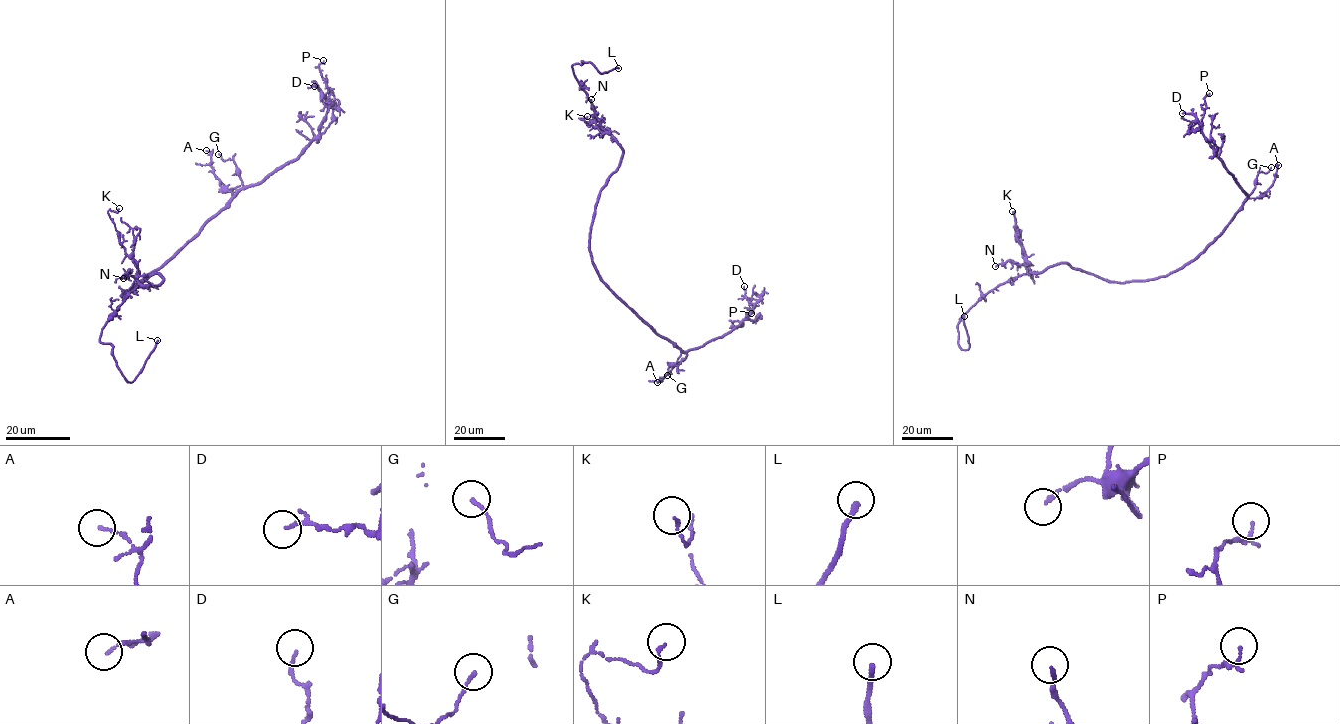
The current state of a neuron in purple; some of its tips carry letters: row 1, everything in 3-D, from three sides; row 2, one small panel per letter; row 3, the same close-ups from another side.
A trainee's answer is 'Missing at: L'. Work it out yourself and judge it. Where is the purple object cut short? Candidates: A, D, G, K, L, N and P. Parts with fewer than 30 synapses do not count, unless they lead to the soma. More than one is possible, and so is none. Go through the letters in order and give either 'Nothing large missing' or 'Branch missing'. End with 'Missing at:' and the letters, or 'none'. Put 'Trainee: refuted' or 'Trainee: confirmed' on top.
Trainee: confirmed
A: Nothing large missing
D: Nothing large missing
G: Nothing large missing
K: Nothing large missing
L: Branch missing
N: Nothing large missing
P: Nothing large missing
Missing at: L

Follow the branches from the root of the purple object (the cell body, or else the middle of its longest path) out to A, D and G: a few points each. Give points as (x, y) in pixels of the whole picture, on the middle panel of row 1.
A: (590, 249), (600, 278), (658, 334), (680, 350), (677, 360), (657, 382)
D: (590, 249), (600, 278), (658, 334), (683, 351), (727, 334), (747, 317), (754, 304), (744, 295), (744, 286)
G: (590, 249), (600, 278), (658, 334), (687, 354), (667, 375)

